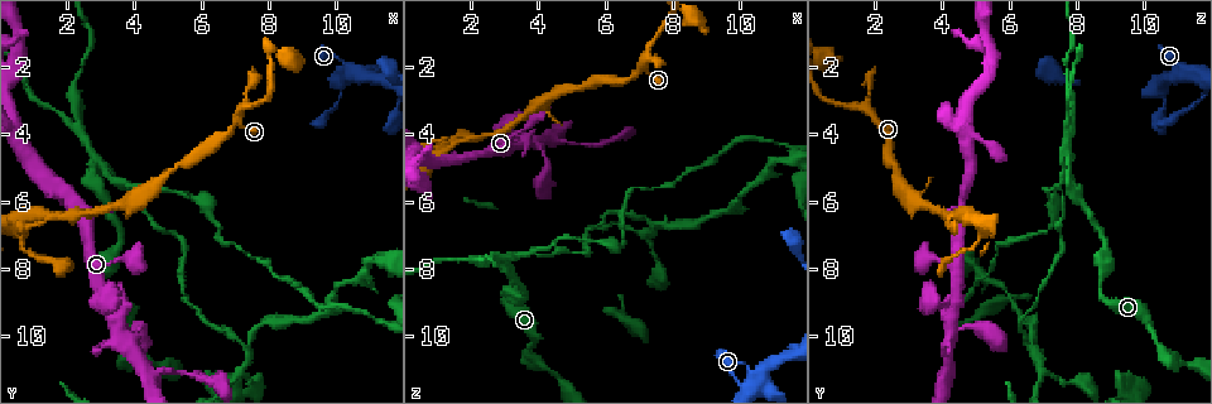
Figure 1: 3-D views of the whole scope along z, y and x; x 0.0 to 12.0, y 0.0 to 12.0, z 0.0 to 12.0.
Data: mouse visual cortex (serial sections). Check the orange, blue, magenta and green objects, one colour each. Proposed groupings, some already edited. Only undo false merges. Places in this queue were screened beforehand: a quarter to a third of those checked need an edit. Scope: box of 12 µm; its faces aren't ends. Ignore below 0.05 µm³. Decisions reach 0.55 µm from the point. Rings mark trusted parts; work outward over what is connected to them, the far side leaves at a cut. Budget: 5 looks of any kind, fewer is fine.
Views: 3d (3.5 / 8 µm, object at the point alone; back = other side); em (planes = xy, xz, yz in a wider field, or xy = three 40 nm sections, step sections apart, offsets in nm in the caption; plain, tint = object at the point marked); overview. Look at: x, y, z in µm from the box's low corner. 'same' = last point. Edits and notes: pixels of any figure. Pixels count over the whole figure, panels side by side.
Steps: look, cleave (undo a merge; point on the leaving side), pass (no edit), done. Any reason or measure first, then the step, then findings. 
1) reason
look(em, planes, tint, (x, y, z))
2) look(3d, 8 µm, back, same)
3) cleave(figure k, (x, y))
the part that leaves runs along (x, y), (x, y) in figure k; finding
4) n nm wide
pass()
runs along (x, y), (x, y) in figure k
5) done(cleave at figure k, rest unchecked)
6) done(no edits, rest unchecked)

abrupt turn
look(3d, 3.5 µm, (7.2, 3.2, 1.8))

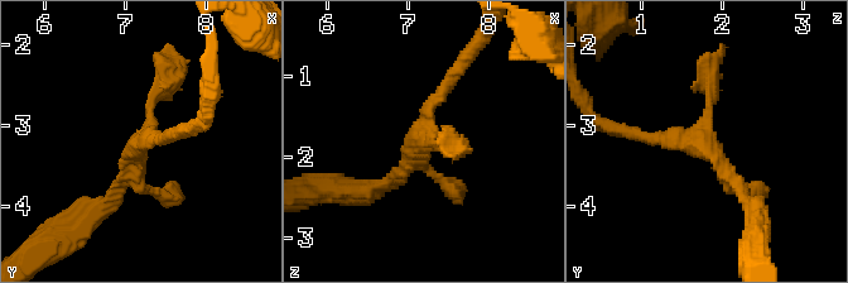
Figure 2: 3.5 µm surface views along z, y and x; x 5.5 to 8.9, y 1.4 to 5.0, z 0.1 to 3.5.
look(em, xy, step 2, tint, (7.20, 3.25, 1.65))

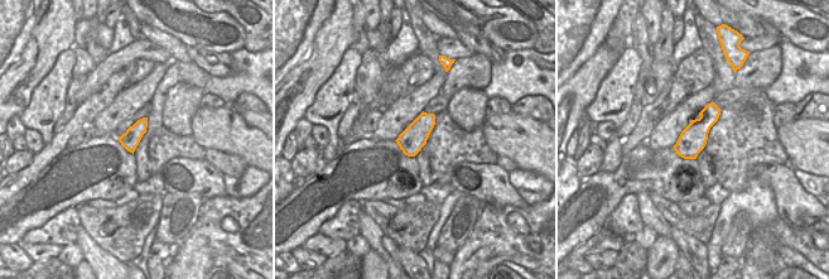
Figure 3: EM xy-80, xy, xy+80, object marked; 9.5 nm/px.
240 nm wide
pass()
runs along (750, 195), (708, 148), (630, 133) in figure 2; all the same cell

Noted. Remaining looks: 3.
calibre changes
look(3d, 3.5 µm, (3.7, 7.7, 3.7))

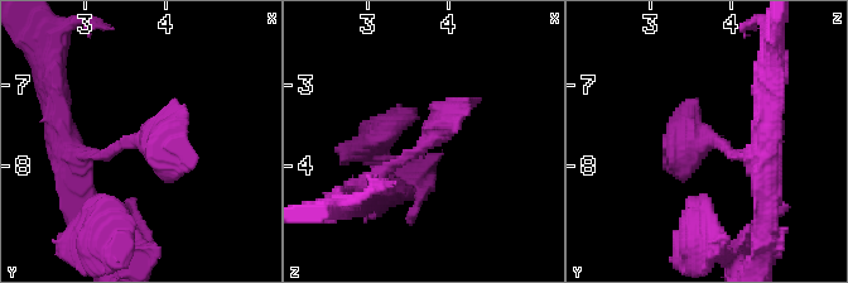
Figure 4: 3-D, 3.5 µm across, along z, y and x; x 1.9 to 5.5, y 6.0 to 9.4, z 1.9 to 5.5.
look(em, xy, step 3, tint, (3.65, 7.70, 3.75))

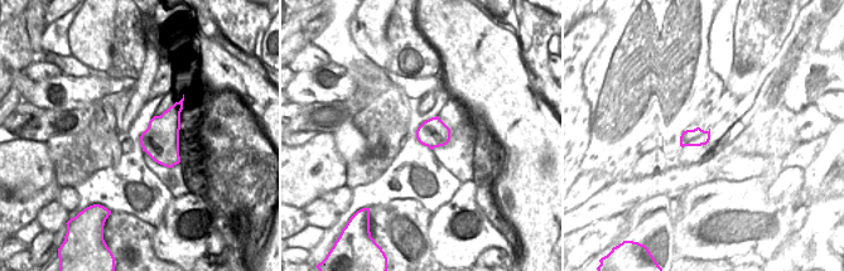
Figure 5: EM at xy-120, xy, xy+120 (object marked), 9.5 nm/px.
280 nm wide
pass()
runs along (355, 192), (480, 99) in figure 4; all the same cell

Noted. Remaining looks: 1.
done(no edits, rest unchecked)

